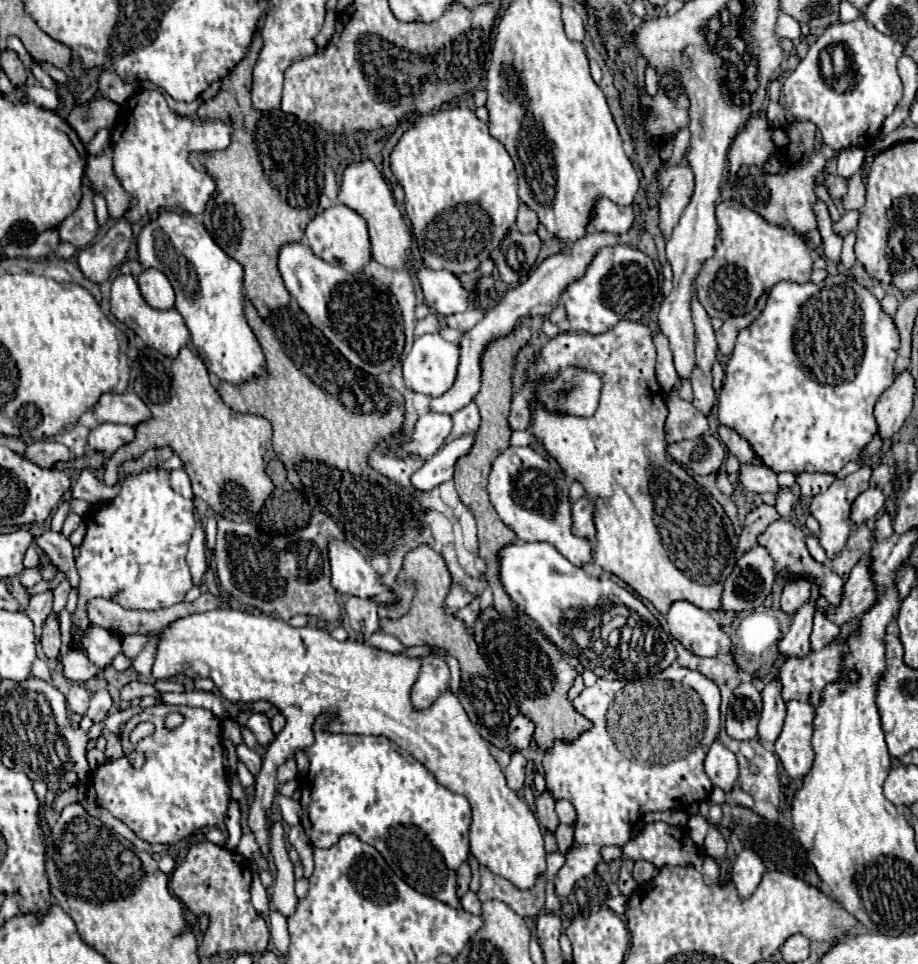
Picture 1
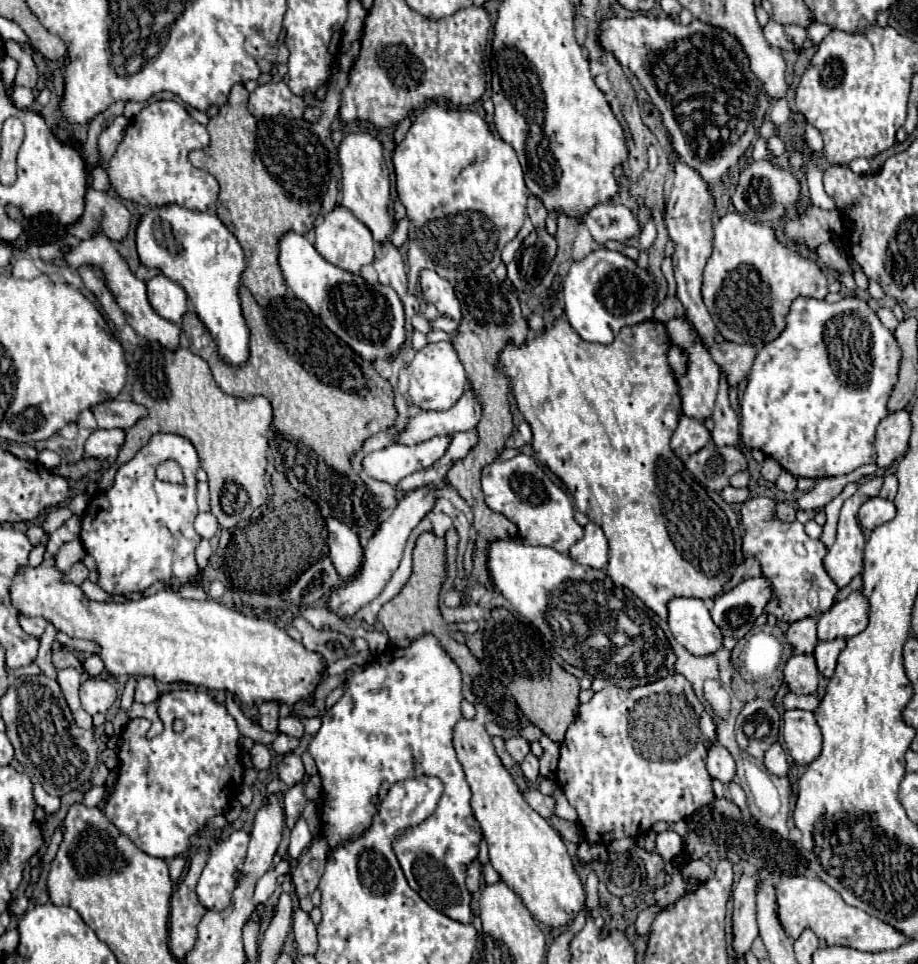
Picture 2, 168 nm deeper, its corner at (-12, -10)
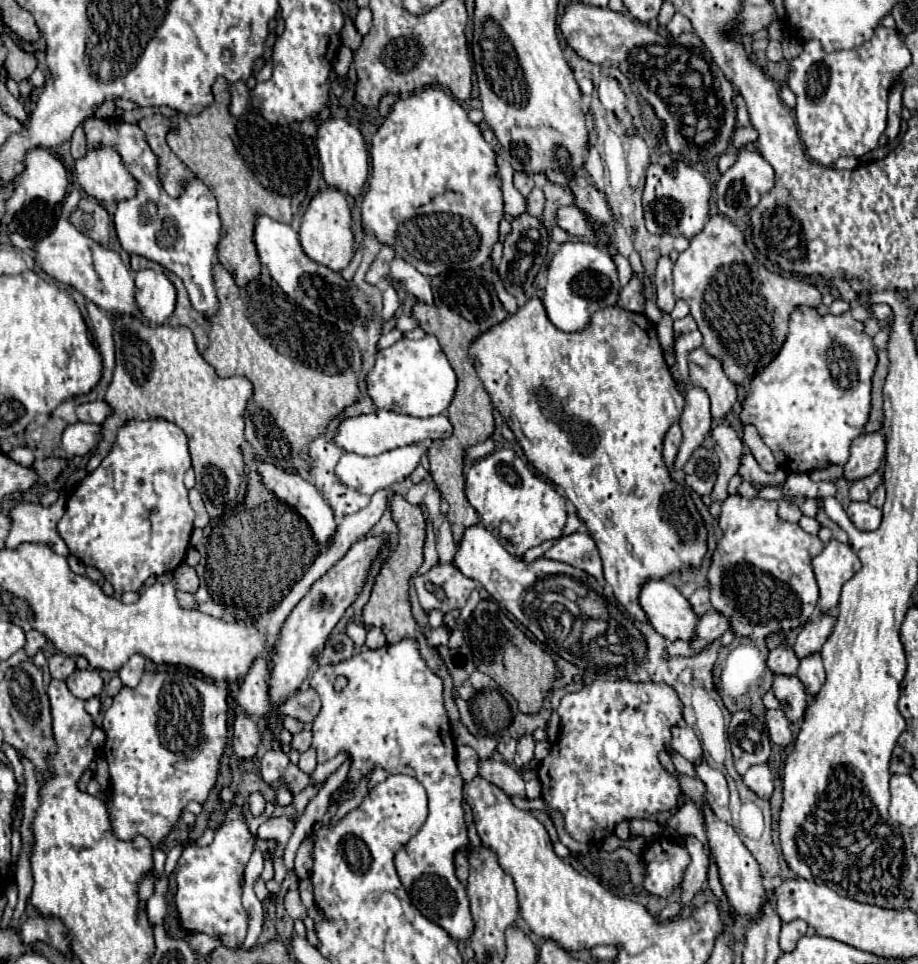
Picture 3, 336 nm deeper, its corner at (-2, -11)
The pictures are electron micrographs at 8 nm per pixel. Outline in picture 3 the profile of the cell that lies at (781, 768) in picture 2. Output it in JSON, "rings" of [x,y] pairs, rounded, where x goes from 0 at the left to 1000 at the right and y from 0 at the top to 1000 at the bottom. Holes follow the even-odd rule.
{"rings":[[[827,791],[827,794],[820,794],[816,796],[816,800],[809,804],[809,810],[816,818],[820,818],[827,827],[840,827],[842,823],[842,800],[838,798],[836,791]]]}

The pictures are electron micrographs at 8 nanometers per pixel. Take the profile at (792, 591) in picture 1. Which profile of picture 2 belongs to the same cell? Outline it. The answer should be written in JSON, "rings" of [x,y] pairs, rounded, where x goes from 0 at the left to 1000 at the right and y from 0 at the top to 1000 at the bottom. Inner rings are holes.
{"rings":[[[877,641],[870,645],[864,645],[857,654],[857,666],[864,670],[868,678],[886,678],[890,670],[890,641]]]}

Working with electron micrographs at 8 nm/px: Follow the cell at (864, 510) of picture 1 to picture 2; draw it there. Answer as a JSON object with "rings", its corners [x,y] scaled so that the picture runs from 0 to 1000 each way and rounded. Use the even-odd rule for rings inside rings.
{"rings":[[[953,515],[953,517],[947,517],[936,527],[934,537],[936,537],[936,544],[940,548],[951,550],[951,548],[955,548],[955,546],[960,546],[960,544],[964,544],[964,541],[975,537],[975,525],[973,525],[973,521],[966,521],[962,517]]]}

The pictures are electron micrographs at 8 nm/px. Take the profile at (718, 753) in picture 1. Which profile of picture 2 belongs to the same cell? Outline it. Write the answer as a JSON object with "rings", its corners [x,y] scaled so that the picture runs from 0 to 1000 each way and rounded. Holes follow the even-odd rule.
{"rings":[[[775,772],[770,778],[770,799],[775,807],[785,809],[788,813],[794,813],[801,807],[801,788],[798,784],[785,774],[785,772]]]}

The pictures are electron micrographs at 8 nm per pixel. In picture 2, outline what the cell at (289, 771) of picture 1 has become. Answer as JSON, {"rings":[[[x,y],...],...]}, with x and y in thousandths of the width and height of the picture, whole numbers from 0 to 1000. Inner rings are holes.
{"rings":[[[315,780],[308,784],[306,793],[304,793],[304,807],[313,813],[313,815],[321,815],[321,811],[328,811],[332,803],[328,784],[321,780]]]}

